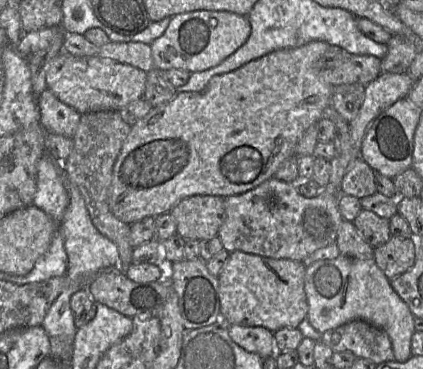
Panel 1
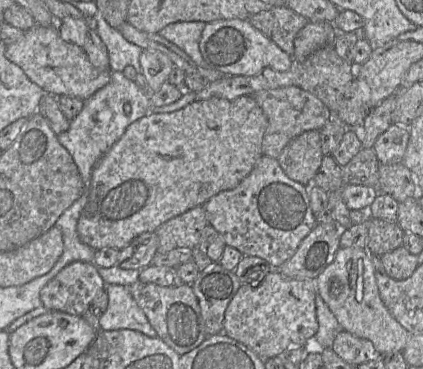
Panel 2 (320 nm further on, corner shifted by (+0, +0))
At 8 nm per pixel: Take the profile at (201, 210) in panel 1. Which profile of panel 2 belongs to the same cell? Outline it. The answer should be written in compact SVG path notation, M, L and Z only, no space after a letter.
M203 206L194 207L160 225L155 231L159 238L157 252L166 253L174 249L194 250L208 226Z

